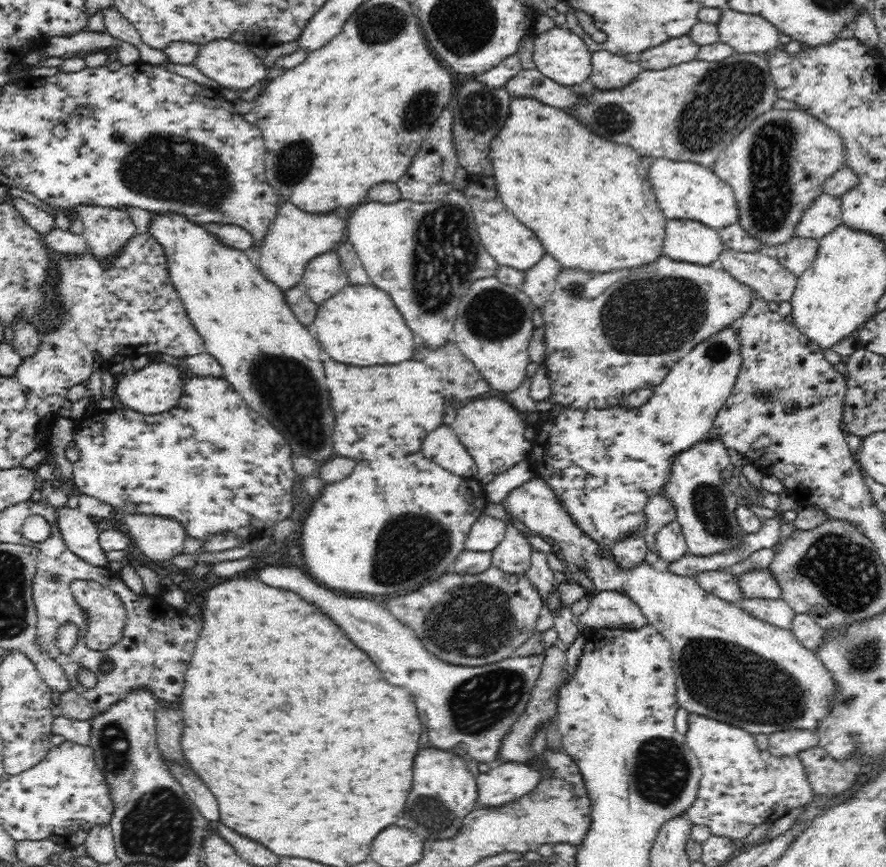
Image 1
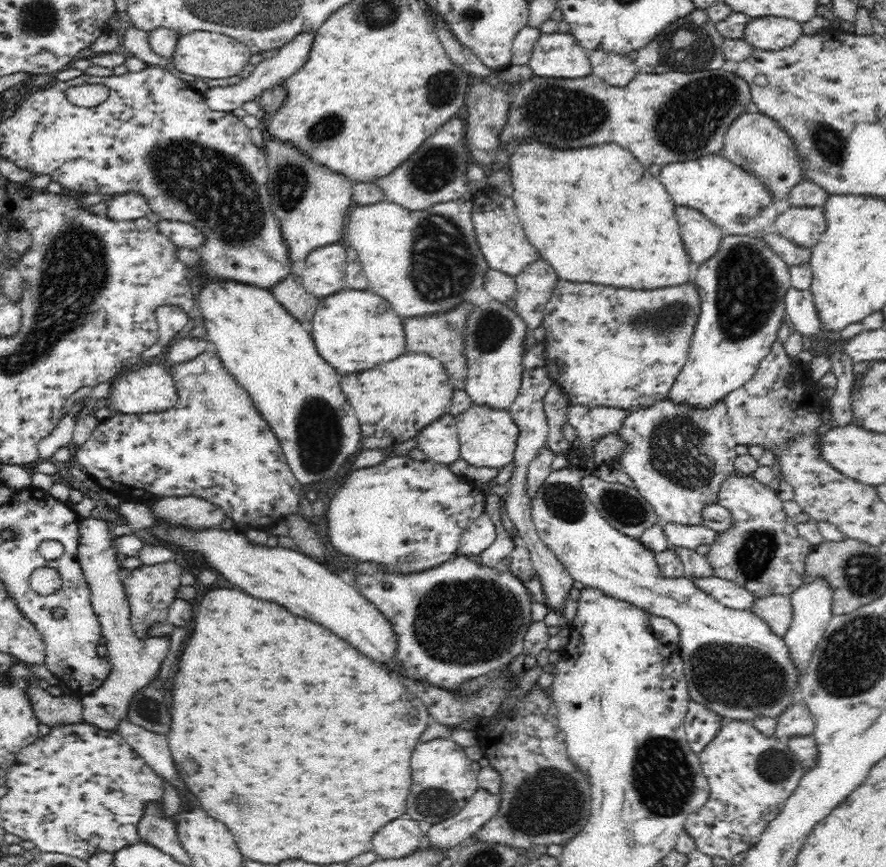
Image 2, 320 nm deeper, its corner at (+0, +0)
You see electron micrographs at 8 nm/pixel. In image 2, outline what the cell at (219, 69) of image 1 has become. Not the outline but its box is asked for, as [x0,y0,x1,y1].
[170,30,254,80]

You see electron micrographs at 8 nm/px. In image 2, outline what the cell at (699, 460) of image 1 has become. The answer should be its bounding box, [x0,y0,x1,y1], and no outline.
[616,397,738,526]

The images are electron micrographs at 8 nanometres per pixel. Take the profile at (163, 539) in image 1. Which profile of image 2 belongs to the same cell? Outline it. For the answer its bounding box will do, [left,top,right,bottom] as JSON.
[151,496,227,528]

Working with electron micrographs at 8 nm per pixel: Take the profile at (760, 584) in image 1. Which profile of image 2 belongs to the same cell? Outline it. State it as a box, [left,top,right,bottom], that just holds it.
[704,474,816,597]

